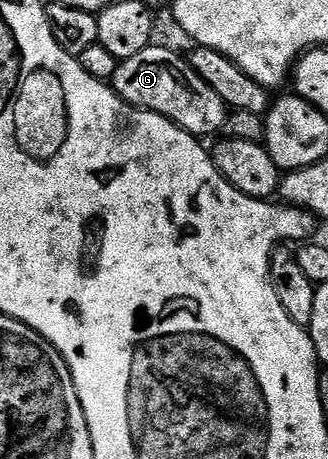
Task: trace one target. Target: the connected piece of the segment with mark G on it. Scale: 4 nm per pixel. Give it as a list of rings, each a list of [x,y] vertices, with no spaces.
[[[151,46],[121,61],[112,81],[114,93],[133,108],[147,108],[168,118],[193,136],[207,138],[225,129],[229,109],[216,90],[212,89],[196,70],[189,66],[187,57],[177,56],[170,48]]]

